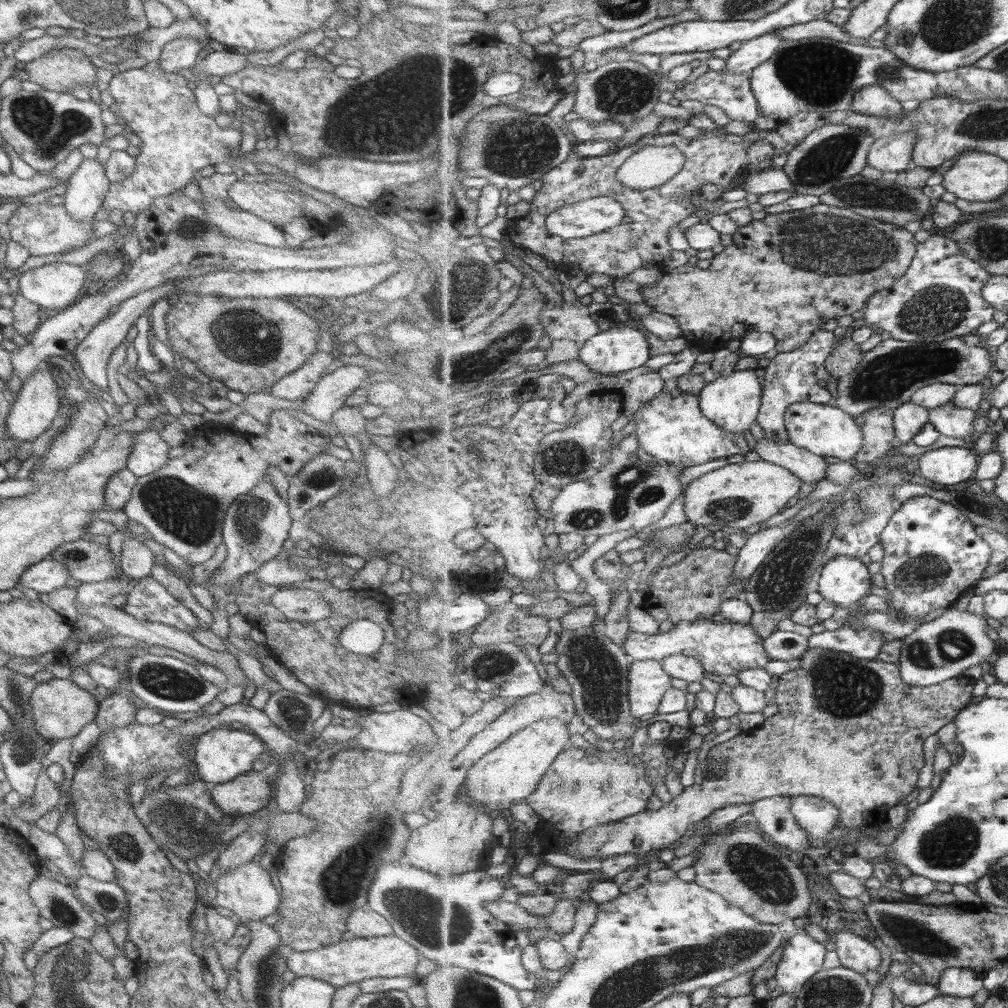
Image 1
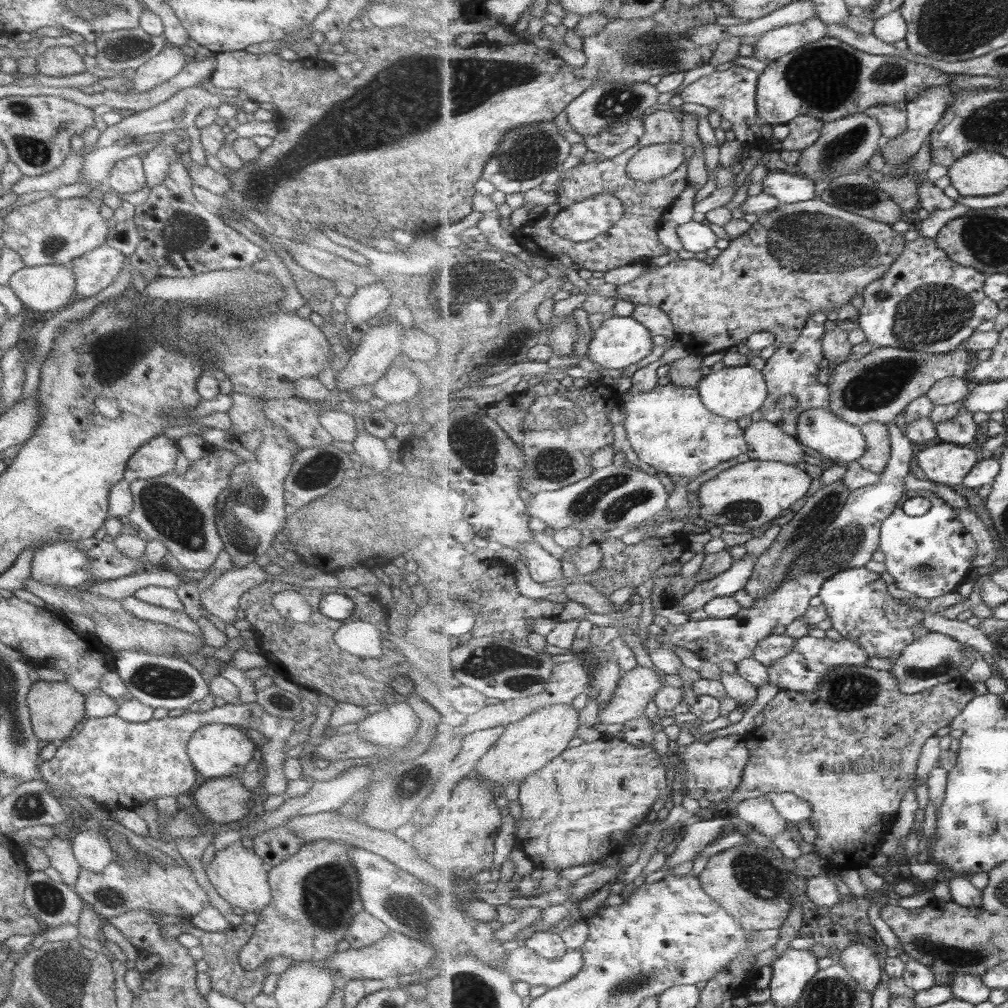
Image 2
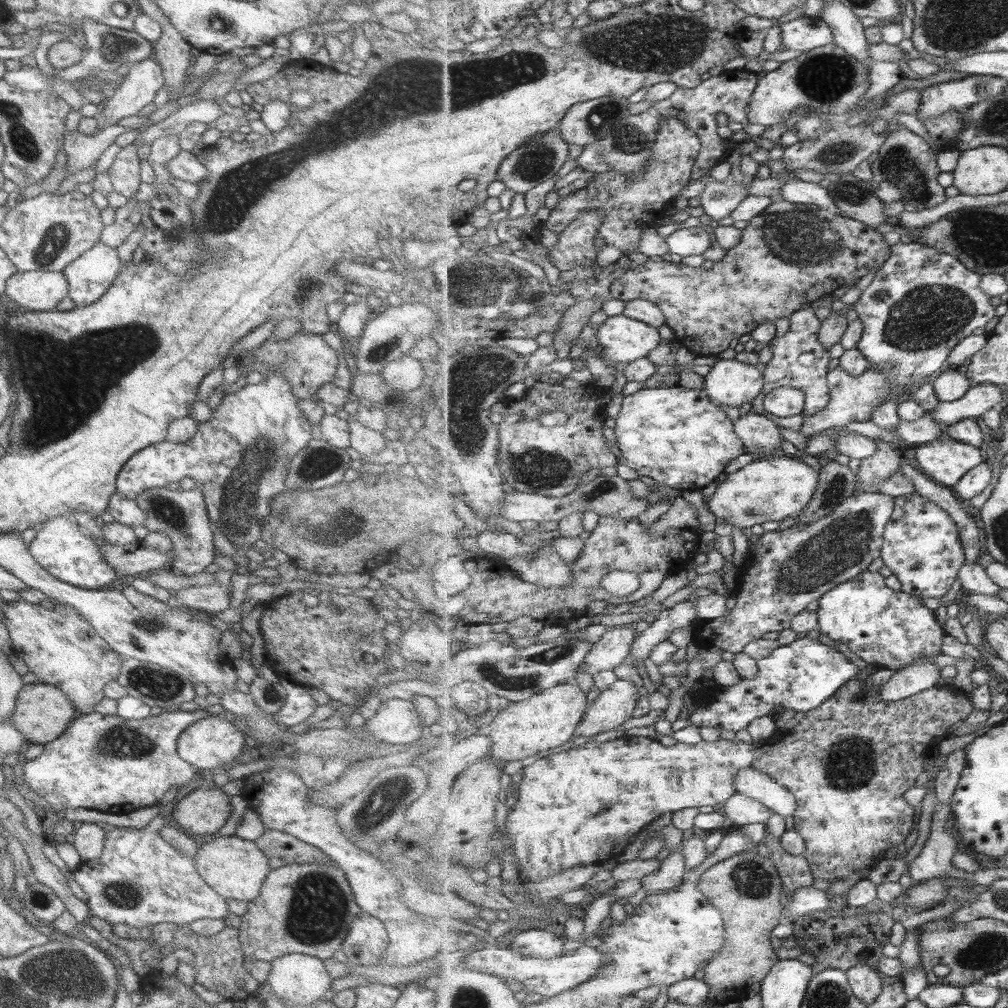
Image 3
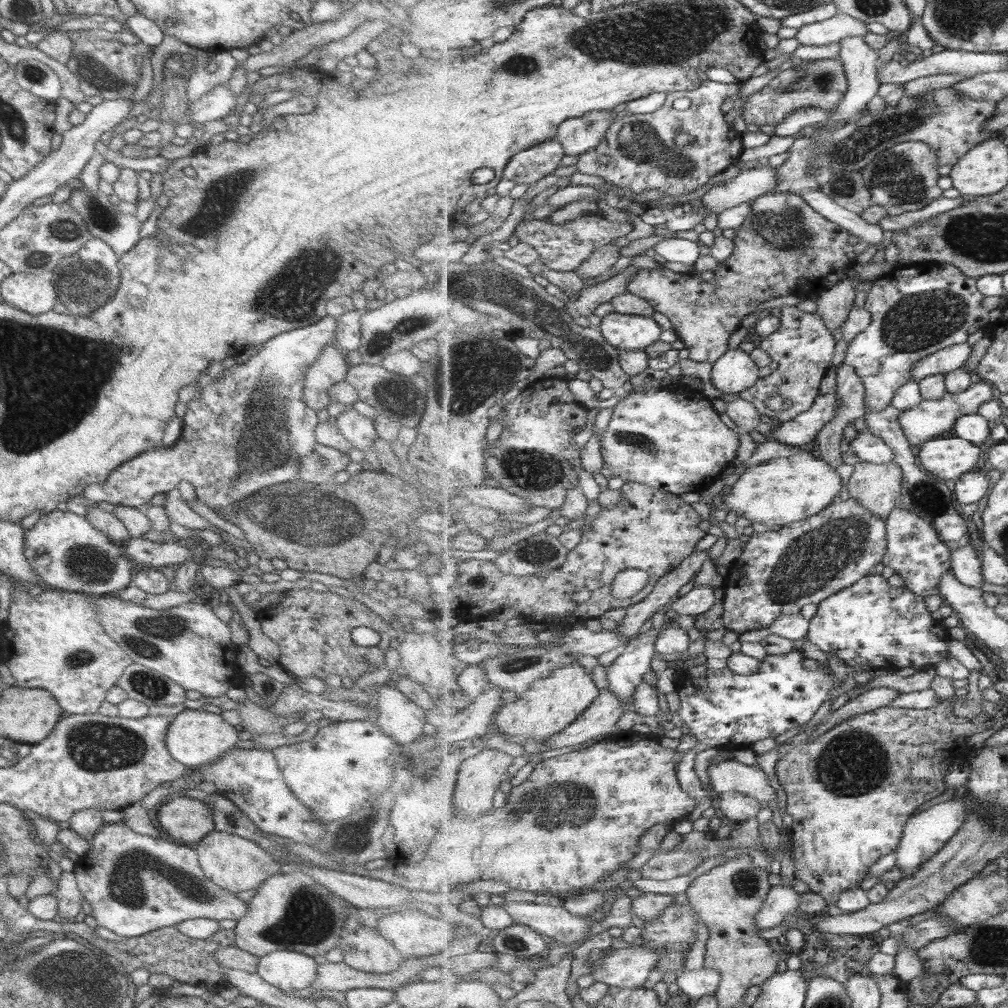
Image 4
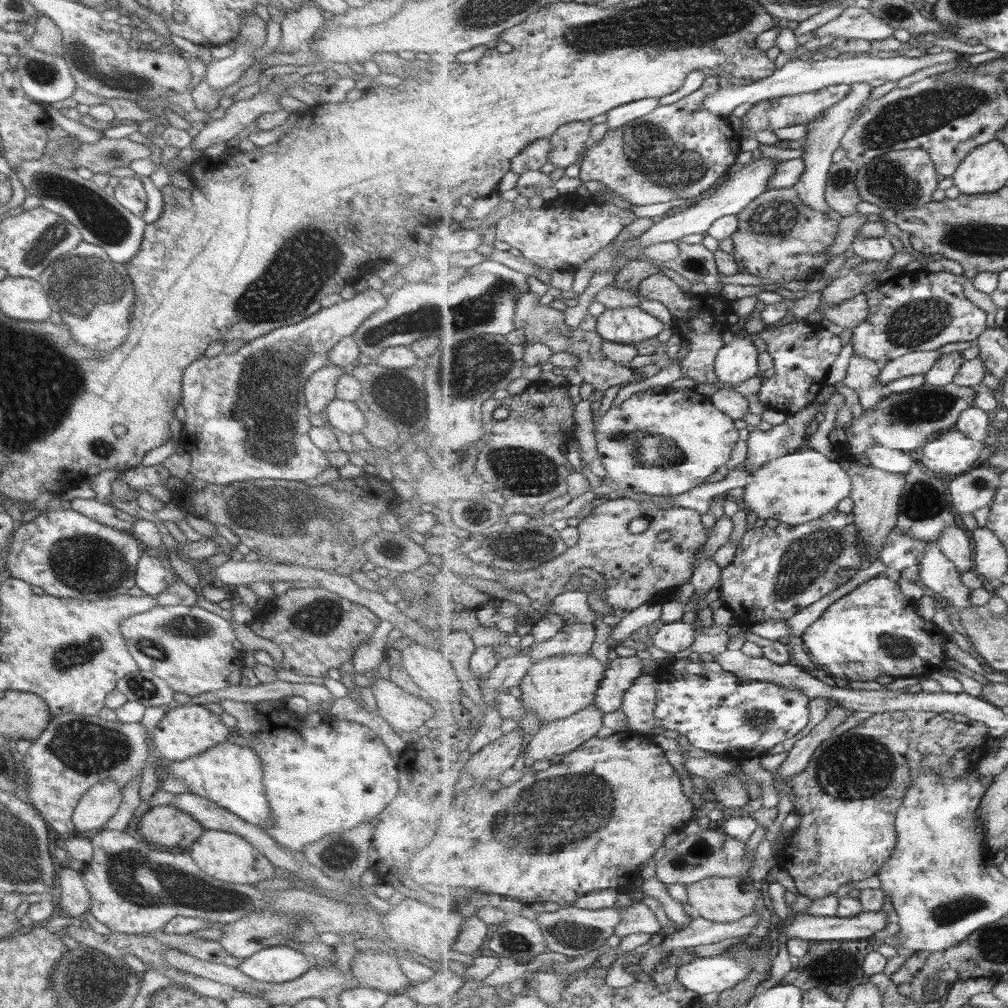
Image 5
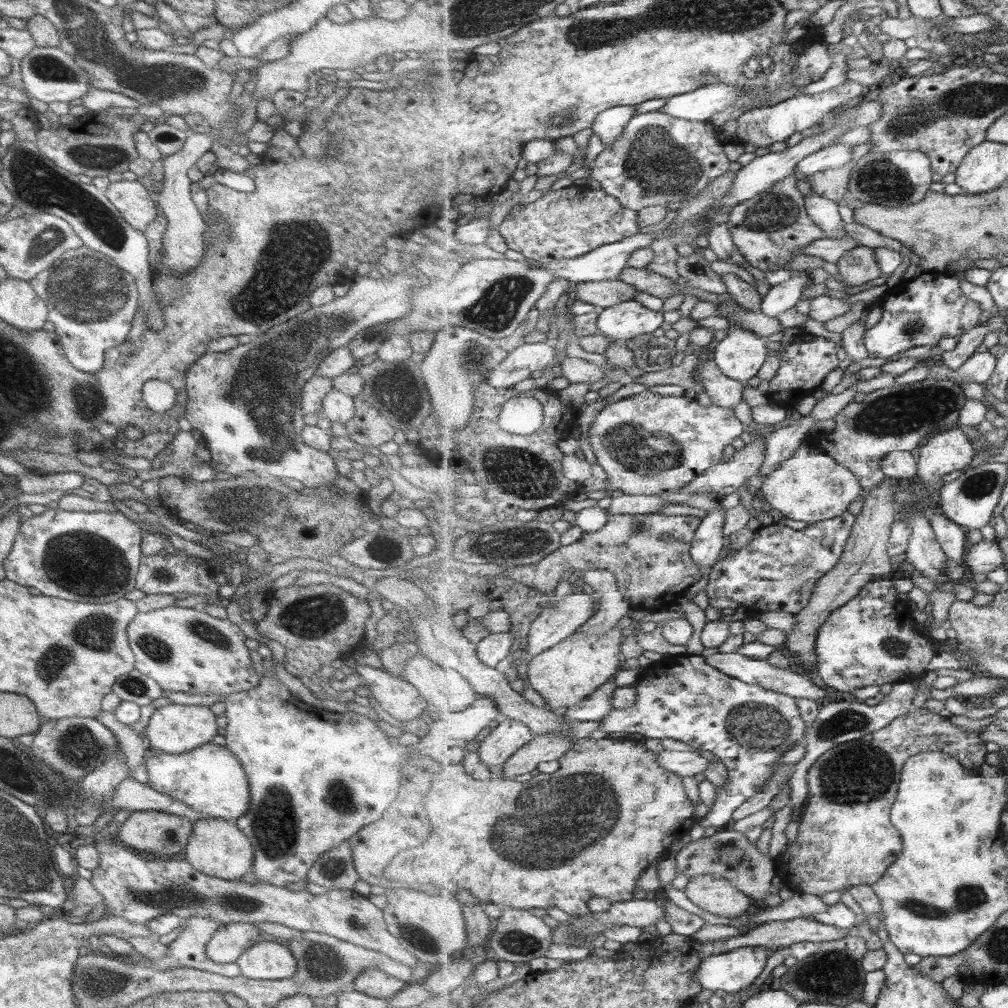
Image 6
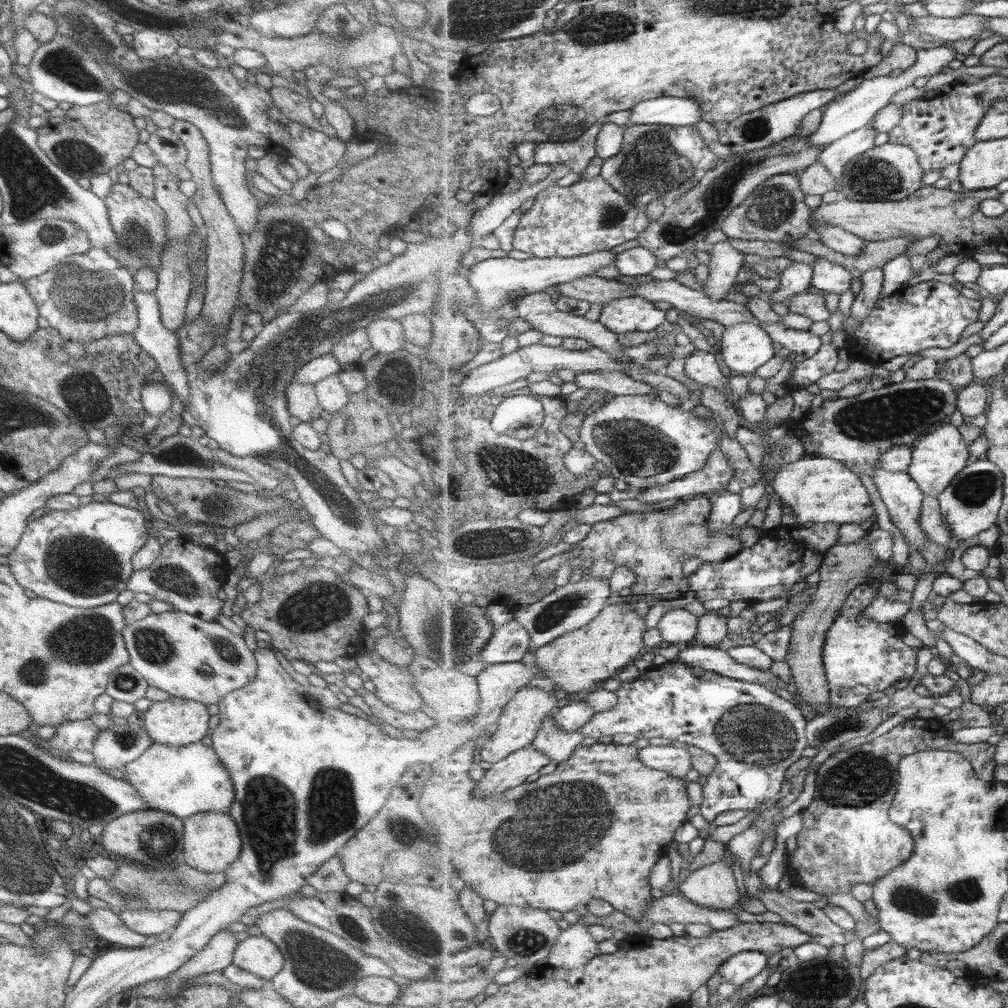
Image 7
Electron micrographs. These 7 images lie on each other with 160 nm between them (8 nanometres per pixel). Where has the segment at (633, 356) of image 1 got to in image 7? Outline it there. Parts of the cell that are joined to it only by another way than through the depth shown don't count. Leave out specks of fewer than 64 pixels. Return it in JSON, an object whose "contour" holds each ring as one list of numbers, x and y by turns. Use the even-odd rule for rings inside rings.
{"contour":[[637,295,605,304,599,321,616,334,653,332,656,328,668,326,667,312,659,310,647,298]]}

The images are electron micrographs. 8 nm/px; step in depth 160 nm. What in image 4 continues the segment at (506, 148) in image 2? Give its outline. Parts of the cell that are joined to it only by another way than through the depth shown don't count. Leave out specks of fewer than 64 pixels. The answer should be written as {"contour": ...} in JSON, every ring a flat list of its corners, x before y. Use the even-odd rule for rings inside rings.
{"contour":[[548,139,518,152,511,158,504,170,504,178,516,184,537,182,553,174,566,155,565,147,557,139]]}

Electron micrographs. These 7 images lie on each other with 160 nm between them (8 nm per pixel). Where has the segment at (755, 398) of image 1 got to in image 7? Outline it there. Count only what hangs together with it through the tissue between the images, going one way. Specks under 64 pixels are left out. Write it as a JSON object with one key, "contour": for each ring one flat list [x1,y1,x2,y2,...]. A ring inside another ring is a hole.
{"contour":[[743,323,725,328,722,334,722,348,719,353,723,356,725,369,739,372,741,374,753,374,761,366,770,362,778,353,771,335,759,324]]}

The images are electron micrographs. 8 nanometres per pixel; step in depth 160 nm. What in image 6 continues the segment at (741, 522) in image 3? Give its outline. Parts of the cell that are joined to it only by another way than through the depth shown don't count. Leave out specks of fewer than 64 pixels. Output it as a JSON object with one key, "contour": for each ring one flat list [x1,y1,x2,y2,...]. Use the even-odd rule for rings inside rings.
{"contour":[[805,443,789,460,766,476,760,490,769,507,781,512,783,517,813,524,841,516,849,510,849,504,863,498,866,488,857,475,837,463,835,458]]}

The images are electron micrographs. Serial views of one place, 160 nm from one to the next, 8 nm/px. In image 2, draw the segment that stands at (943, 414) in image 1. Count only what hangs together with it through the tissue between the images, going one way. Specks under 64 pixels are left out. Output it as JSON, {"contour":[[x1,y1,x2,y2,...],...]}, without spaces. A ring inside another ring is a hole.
{"contour":[[961,411,955,418,936,424,938,440,943,443,955,443,976,446,981,440,979,426,975,422,973,411]]}

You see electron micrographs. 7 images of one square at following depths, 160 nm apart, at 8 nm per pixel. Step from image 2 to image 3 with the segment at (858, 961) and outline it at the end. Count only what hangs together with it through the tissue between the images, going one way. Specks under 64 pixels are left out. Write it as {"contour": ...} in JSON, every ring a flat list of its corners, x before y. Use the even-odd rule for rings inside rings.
{"contour":[[858,962,846,972,854,993,868,1004,873,1004,883,992,884,976,866,962]]}

